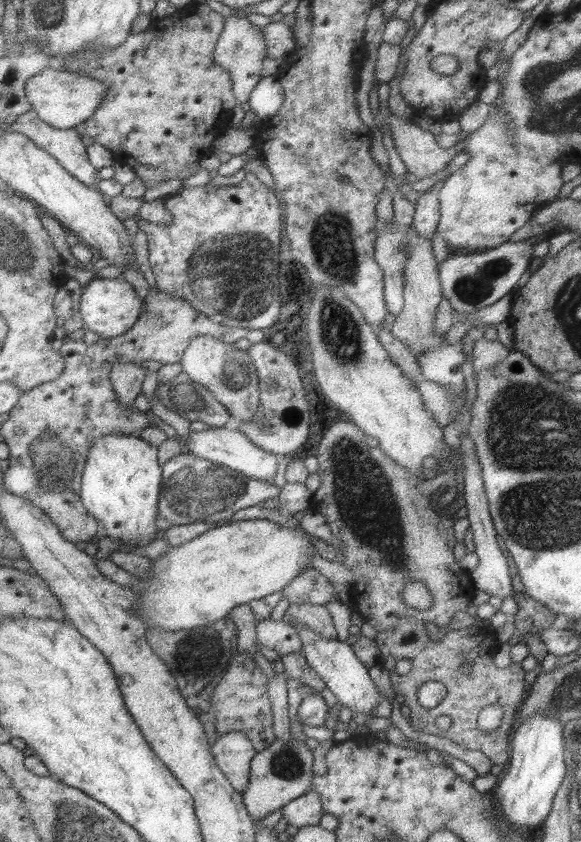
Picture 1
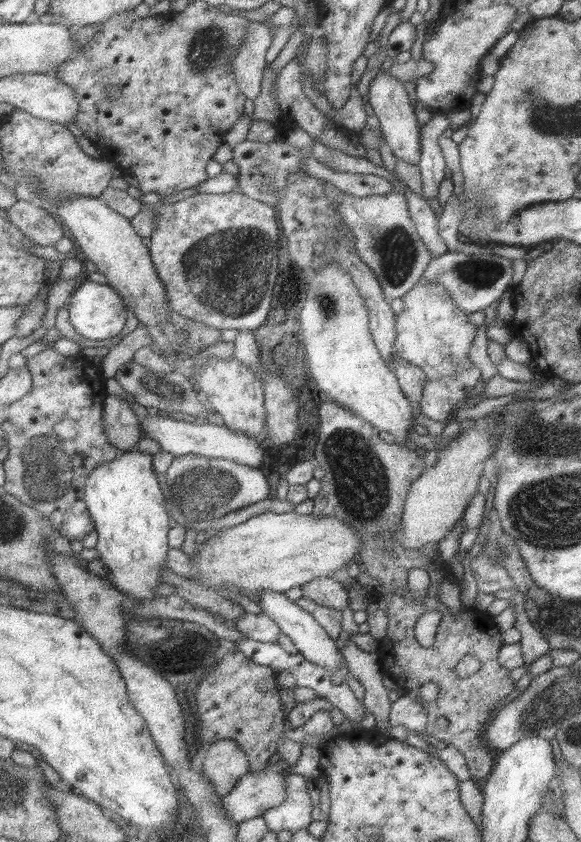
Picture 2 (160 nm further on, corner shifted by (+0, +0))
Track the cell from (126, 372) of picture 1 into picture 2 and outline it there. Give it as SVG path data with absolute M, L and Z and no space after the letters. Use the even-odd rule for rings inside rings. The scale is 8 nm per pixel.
M115 395L104 398L104 434L108 442L125 452L136 446L140 437L139 418L128 408L127 402Z

